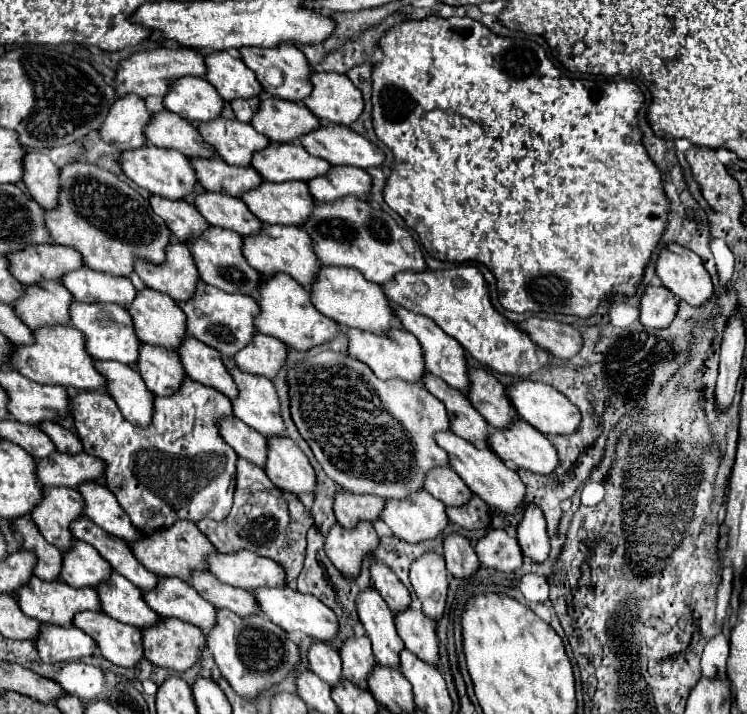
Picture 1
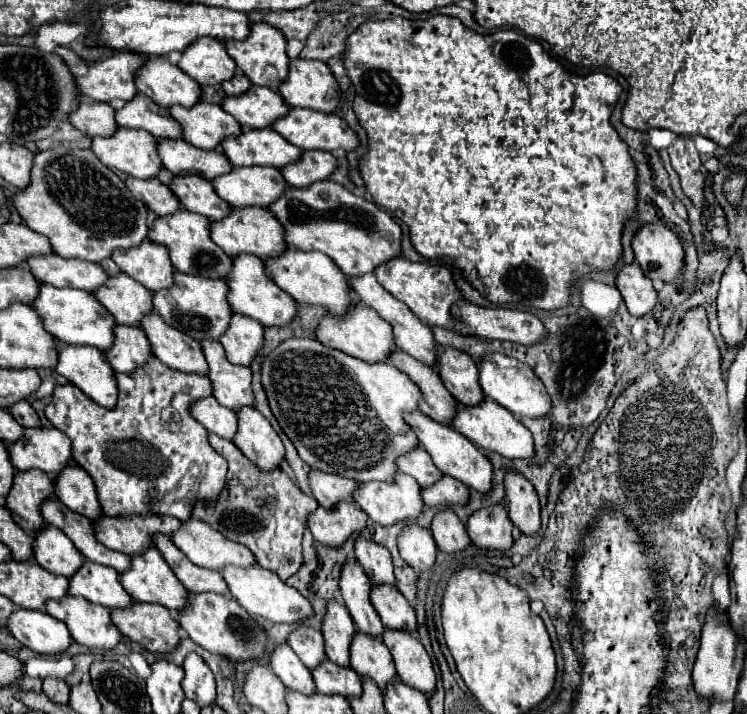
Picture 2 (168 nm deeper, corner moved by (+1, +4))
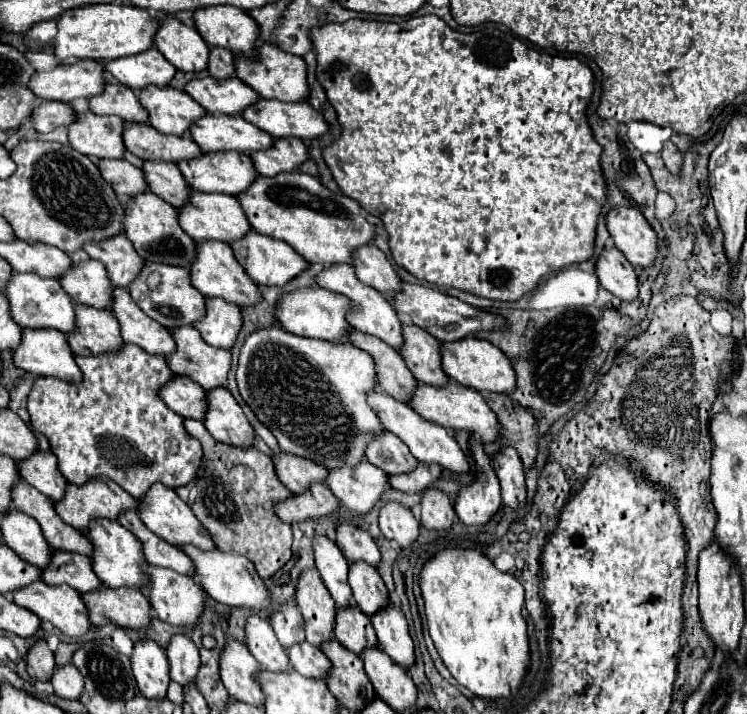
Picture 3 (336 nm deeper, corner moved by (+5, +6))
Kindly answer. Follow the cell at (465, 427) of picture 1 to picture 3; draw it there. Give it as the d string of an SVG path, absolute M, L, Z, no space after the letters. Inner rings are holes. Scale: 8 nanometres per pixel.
M356 329L354 333L348 333L348 341L360 347L362 351L370 353L370 357L374 359L376 383L384 393L404 403L412 397L412 391L418 385L418 381L410 377L410 371L406 369L406 365L402 365L402 357L398 357L398 351L394 347L386 345L374 335Z

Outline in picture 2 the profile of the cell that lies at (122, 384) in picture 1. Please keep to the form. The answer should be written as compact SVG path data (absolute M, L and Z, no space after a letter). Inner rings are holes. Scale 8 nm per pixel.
M66 345L58 353L56 373L80 387L98 405L112 409L118 403L118 381L104 351L96 347Z

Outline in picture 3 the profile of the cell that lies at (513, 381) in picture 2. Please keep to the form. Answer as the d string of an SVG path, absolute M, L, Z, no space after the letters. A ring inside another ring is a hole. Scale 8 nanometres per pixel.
M464 337L462 341L440 343L440 355L442 355L442 371L450 379L458 381L460 385L466 385L476 391L492 391L492 393L514 391L514 369L510 361L506 361L506 355L500 353L500 349L486 339Z

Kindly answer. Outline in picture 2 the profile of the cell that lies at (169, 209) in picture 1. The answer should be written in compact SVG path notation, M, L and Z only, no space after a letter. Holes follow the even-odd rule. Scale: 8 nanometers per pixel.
M128 177L126 185L130 187L130 191L132 191L132 195L136 199L146 203L146 207L150 211L154 211L156 215L160 215L160 217L172 215L174 211L182 211L182 203L172 193L172 189L168 185L164 185L164 183L160 183L158 179L142 181L142 179Z

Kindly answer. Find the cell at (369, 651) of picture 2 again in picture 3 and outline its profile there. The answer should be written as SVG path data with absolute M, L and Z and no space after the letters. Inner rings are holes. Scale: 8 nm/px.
M348 605L336 611L334 637L350 651L362 653L366 647L376 647L376 633L370 619L358 609L358 605Z

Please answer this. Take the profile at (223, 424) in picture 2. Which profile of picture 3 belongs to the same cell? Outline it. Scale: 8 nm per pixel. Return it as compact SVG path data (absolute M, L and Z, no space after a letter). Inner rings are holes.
M174 375L166 385L158 389L158 397L174 413L202 419L202 411L206 407L206 391L188 375Z

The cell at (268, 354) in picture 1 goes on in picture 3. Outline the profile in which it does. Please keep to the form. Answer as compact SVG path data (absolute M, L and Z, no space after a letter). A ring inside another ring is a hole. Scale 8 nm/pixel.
M206 297L206 315L194 323L202 339L220 349L230 349L242 327L242 311L238 305L222 301L220 297Z

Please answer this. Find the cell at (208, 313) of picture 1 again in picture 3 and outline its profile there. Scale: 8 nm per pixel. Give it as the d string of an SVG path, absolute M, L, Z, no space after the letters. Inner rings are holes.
M150 263L144 265L142 271L138 273L138 277L128 285L128 291L134 299L134 303L154 321L158 321L160 325L164 325L166 329L178 327L178 325L194 325L194 321L198 321L198 317L202 317L202 313L206 313L204 309L204 295L198 293L188 279L188 271L182 267L174 267L174 265L162 265L162 263ZM150 273L158 275L158 287L150 287Z

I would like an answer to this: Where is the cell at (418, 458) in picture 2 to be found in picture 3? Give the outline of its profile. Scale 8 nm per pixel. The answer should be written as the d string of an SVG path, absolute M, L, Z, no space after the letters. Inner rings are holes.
M388 431L374 435L372 441L366 445L364 455L374 467L390 475L408 473L418 465L416 457L406 449L406 445L402 445L402 441L398 441L398 437Z

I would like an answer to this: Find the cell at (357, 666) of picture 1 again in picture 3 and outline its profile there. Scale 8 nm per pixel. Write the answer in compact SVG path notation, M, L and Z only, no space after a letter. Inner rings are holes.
M306 569L300 573L296 583L296 605L304 619L306 641L314 647L320 647L324 641L330 641L334 629L336 605L316 569Z

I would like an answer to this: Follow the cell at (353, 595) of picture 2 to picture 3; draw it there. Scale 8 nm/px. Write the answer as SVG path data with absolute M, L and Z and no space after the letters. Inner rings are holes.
M316 535L314 537L314 563L316 569L326 585L326 589L330 591L332 599L336 601L336 607L342 605L350 605L350 585L346 585L346 557L342 557L338 545L334 541L330 541L324 535Z

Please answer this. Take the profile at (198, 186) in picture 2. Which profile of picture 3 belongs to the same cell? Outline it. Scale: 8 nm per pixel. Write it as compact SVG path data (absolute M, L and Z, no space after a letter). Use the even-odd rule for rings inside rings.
M144 161L142 173L148 183L148 191L160 195L164 201L168 201L174 207L186 203L186 197L190 195L190 187L186 185L176 163Z

